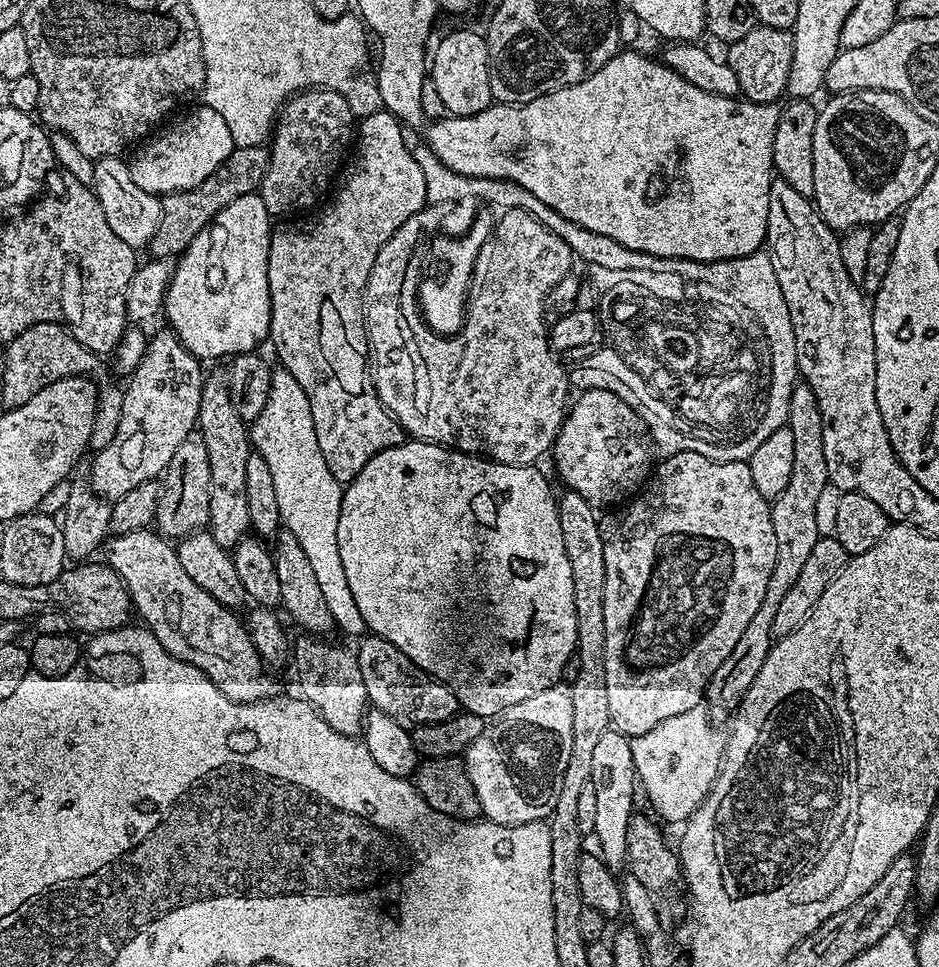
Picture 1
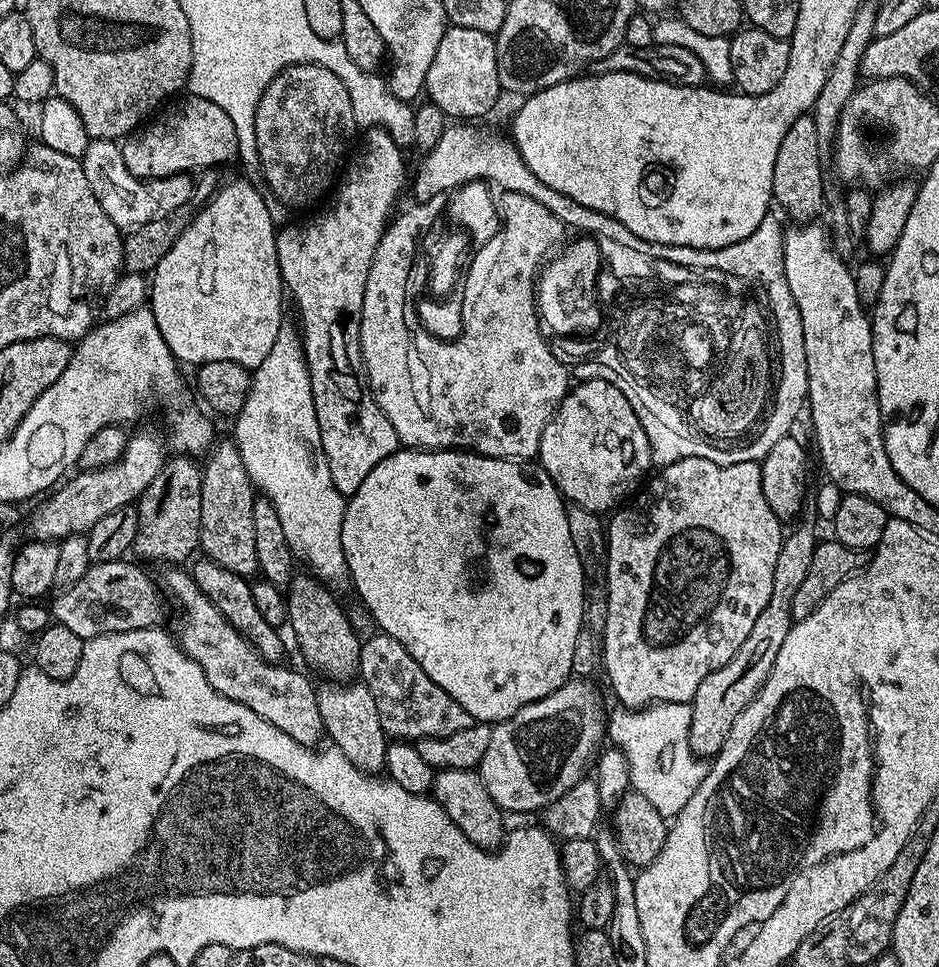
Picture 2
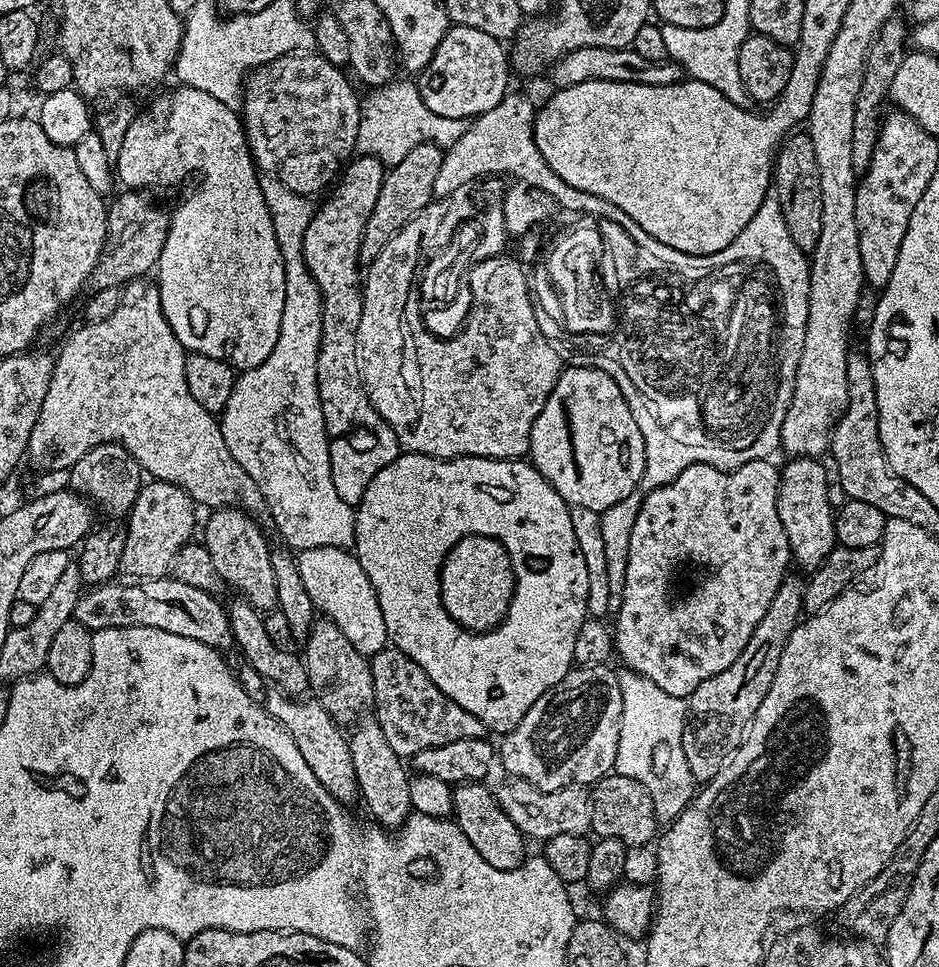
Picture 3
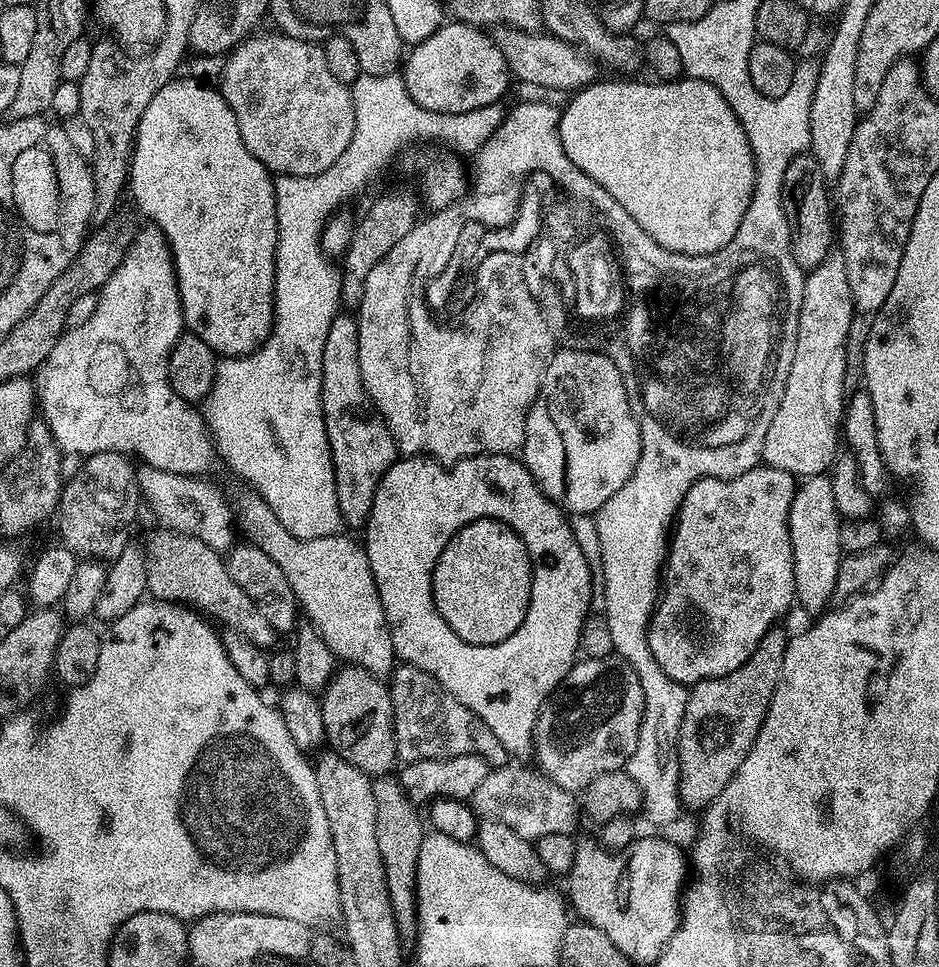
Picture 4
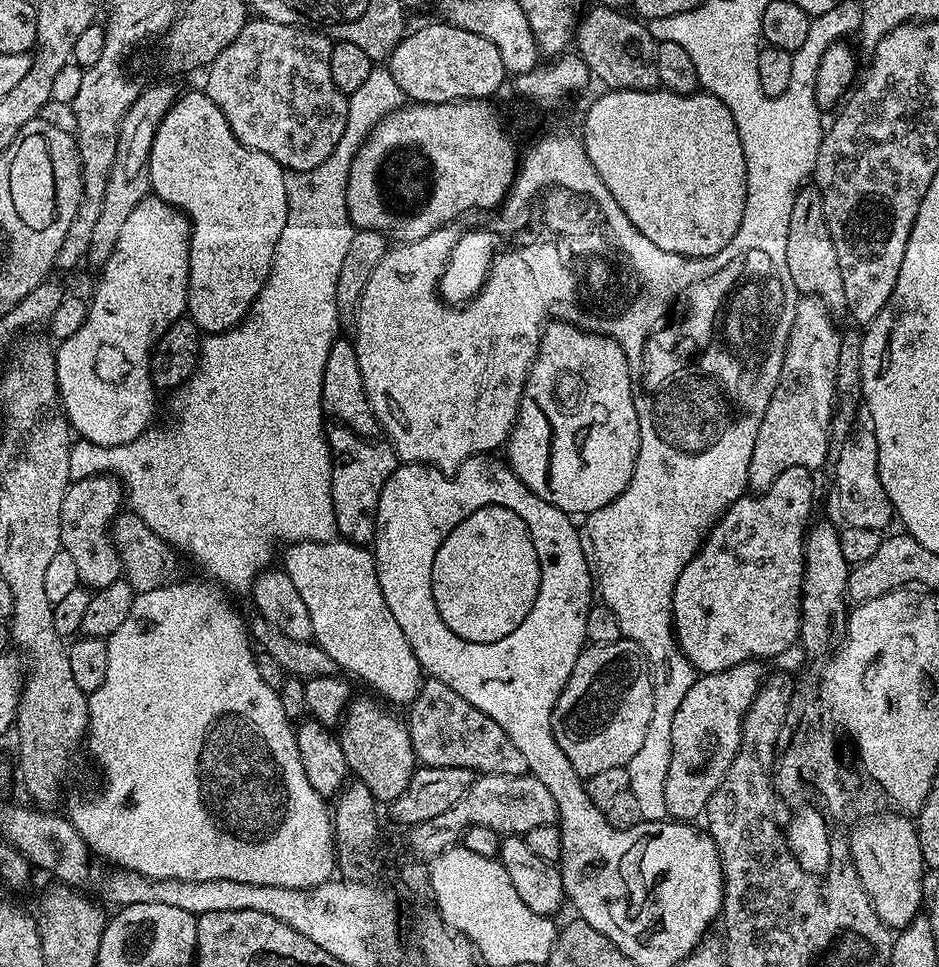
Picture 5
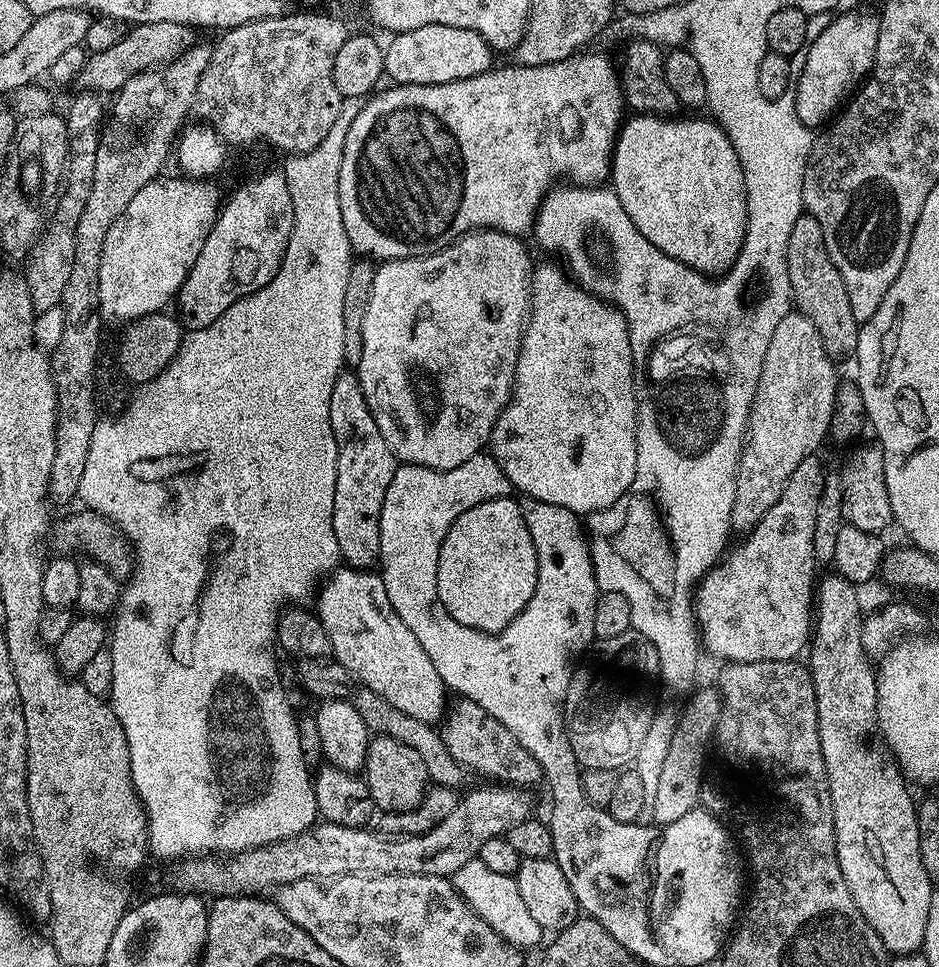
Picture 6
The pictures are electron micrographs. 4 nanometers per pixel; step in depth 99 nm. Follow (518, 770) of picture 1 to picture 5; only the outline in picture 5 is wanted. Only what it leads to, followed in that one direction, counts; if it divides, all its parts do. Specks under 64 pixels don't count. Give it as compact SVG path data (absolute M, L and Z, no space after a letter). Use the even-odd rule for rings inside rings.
M618 639L613 644L593 644L585 647L571 668L572 673L566 682L566 686L562 690L562 694L556 700L556 705L552 711L552 733L556 739L557 746L562 750L562 754L566 754L566 758L570 760L570 766L574 766L574 770L581 778L587 778L594 774L602 774L602 770L614 770L615 768L623 768L629 762L630 758L634 758L634 754L638 754L638 750L642 747L642 742L646 738L646 730L650 730L650 718L654 714L654 694L652 693L652 670L648 659L644 657L633 640Z

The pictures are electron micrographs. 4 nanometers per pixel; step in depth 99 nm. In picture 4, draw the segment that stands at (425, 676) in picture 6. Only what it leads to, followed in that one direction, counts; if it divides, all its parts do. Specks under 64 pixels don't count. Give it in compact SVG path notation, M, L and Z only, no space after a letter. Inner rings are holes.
M251 486L241 487L241 492L236 496L234 503L234 524L237 529L244 531L243 539L247 543L258 546L262 554L268 555L278 565L282 574L286 574L286 582L290 582L290 590L294 590L296 602L301 613L306 615L307 623L313 624L322 634L326 646L336 655L337 661L344 664L357 664L381 678L387 677L393 671L398 657L396 647L392 644L392 635L386 622L386 614L382 606L380 591L376 585L374 574L370 570L368 554L359 539L351 540L341 534L329 534L320 536L317 534L300 535L282 526L278 520L278 514L270 510L268 505L255 488Z

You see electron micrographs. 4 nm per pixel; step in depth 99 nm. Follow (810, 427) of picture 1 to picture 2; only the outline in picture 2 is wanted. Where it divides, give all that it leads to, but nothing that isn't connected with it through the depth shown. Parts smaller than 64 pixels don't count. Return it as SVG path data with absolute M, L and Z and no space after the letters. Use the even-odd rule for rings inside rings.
M797 523L793 532L789 531L782 542L782 550L778 554L778 563L774 565L774 590L770 590L770 602L766 602L766 610L758 614L758 622L754 622L754 630L750 630L750 638L742 642L738 654L726 662L710 678L698 686L698 694L690 702L692 717L688 741L694 754L701 758L719 756L738 714L746 710L746 706L756 697L758 690L766 682L770 670L774 666L774 658L778 658L778 650L782 650L782 642L786 634L790 634L794 623L791 614L791 603L798 586L805 581L806 570L813 561L814 550L818 543L816 532L808 524Z

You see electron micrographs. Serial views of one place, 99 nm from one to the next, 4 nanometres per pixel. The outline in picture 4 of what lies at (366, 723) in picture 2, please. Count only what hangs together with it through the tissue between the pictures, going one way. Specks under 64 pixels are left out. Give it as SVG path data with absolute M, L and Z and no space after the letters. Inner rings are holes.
M392 776L377 777L372 780L372 789L374 804L377 807L375 826L378 852L382 855L391 912L394 914L395 926L401 939L410 942L415 939L417 932L417 862L426 832L425 829L422 830L419 809L406 795L399 779Z

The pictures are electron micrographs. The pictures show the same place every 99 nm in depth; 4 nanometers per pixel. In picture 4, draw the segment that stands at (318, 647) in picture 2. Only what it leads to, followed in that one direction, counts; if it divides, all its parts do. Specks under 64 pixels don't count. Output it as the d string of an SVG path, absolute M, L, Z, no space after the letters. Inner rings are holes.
M357 664L337 667L331 682L319 697L327 747L370 778L387 777L398 764L395 724L388 685L379 676Z

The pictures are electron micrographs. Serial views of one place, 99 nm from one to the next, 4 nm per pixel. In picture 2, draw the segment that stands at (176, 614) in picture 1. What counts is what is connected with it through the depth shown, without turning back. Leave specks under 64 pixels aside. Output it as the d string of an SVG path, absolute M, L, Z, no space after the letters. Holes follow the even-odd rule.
M176 566L164 571L163 578L160 578L161 585L176 600L181 612L177 643L190 659L198 662L210 686L231 701L253 710L258 718L278 726L278 730L282 730L282 734L290 734L294 742L319 745L325 731L318 710L315 683L312 684L302 673L286 668L284 664L263 659L250 641L235 630L207 598L189 571Z

